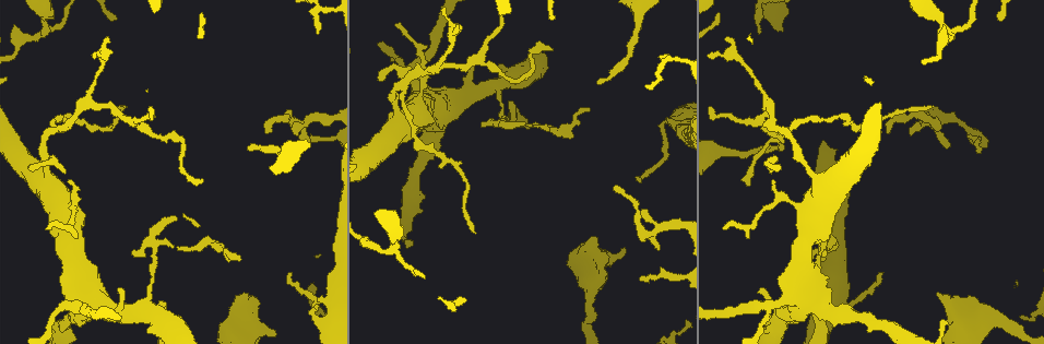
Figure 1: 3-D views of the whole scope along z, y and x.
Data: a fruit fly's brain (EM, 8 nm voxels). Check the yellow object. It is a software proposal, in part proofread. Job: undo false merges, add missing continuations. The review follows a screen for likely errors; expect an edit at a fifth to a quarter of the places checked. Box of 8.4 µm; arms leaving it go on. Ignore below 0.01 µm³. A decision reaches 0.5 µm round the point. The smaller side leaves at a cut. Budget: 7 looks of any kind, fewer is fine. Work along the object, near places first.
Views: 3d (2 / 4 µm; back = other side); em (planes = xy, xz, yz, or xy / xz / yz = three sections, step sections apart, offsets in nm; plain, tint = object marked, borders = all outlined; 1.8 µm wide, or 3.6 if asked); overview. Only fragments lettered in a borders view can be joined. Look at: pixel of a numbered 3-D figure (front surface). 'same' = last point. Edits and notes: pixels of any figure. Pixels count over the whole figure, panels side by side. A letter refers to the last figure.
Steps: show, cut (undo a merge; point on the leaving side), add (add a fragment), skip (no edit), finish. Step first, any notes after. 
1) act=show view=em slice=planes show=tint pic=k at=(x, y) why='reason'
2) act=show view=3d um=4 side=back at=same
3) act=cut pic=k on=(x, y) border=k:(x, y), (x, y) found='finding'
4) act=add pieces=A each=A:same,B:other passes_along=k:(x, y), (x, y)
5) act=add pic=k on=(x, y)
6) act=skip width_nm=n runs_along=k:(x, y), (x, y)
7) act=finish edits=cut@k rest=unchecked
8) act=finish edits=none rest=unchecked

act=show view=em um=3.6 slice=planes show=plain pic=1 at=(641, 181) why='tapers out'

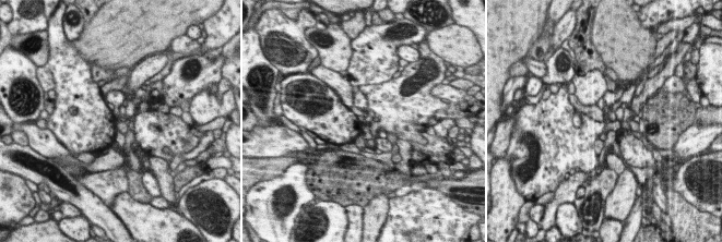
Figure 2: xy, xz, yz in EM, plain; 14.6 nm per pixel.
act=show view=em um=3.6 slice=planes show=borders at=same

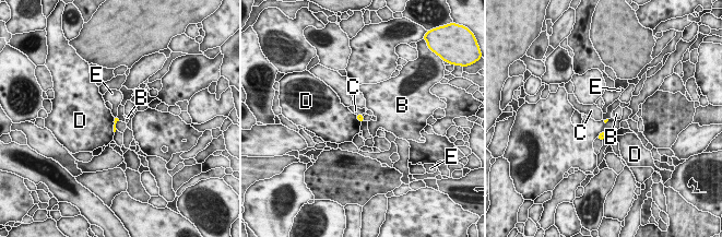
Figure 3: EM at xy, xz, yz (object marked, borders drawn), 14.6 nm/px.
act=skip each=B:other,C:other,D:other,E:other border=3:(115, 118), (114, 132) found='no lettered fragment goes on from it'

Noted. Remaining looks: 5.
act=show view=3d um=2 pic=1 at=(937, 296) why='free end'

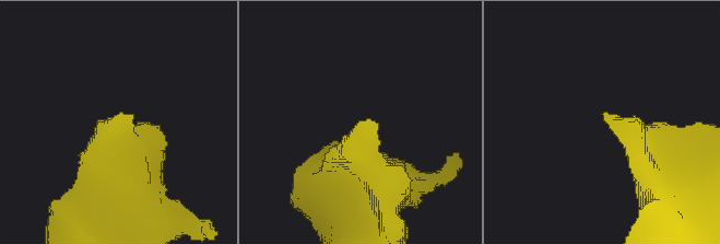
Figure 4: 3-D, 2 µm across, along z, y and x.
act=show view=em slice=yz step=4 show=borders pic=4 at=(370, 118) why='need the tissue'

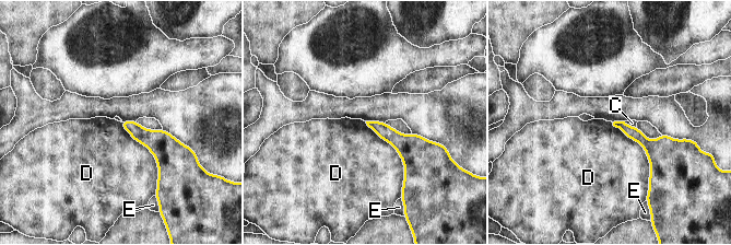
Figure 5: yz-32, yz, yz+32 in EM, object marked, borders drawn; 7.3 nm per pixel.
act=skip each=C:other,D:other,E:other border=5:(119, 121), (154, 156), (157, 189) found='none of them fits'

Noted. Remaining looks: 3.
act=show view=3d um=4 pic=1 at=(762, 290) why='free end'

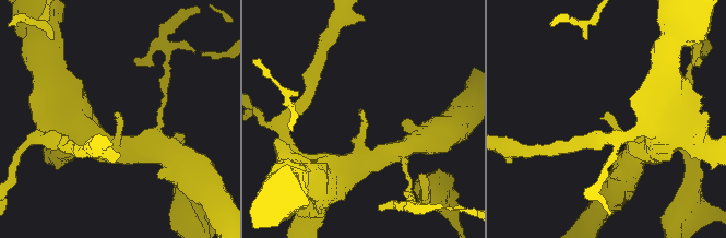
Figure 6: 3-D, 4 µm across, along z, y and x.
act=show view=em slice=planes show=plain pic=6 at=(605, 112) why='now the EM'

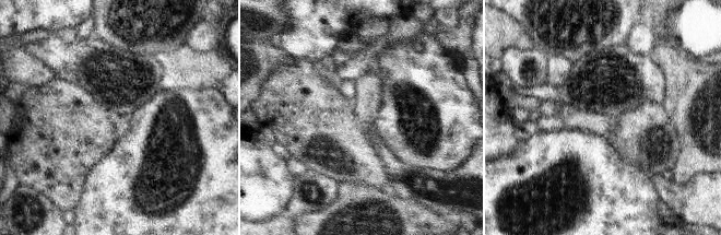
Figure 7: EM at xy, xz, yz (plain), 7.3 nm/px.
act=show view=em slice=planes show=borders at=same why='what lies round it'

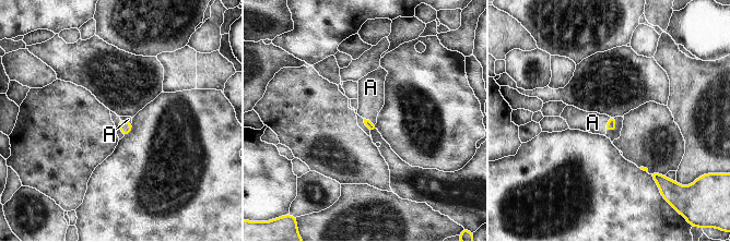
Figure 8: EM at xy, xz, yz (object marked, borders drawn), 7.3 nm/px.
act=add pieces=A each=A:same passes_along=8:(372, 126), (368, 120), (371, 87) found='it goes on there'

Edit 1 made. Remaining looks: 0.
act=finish edits=add@8 rest=unchecked

